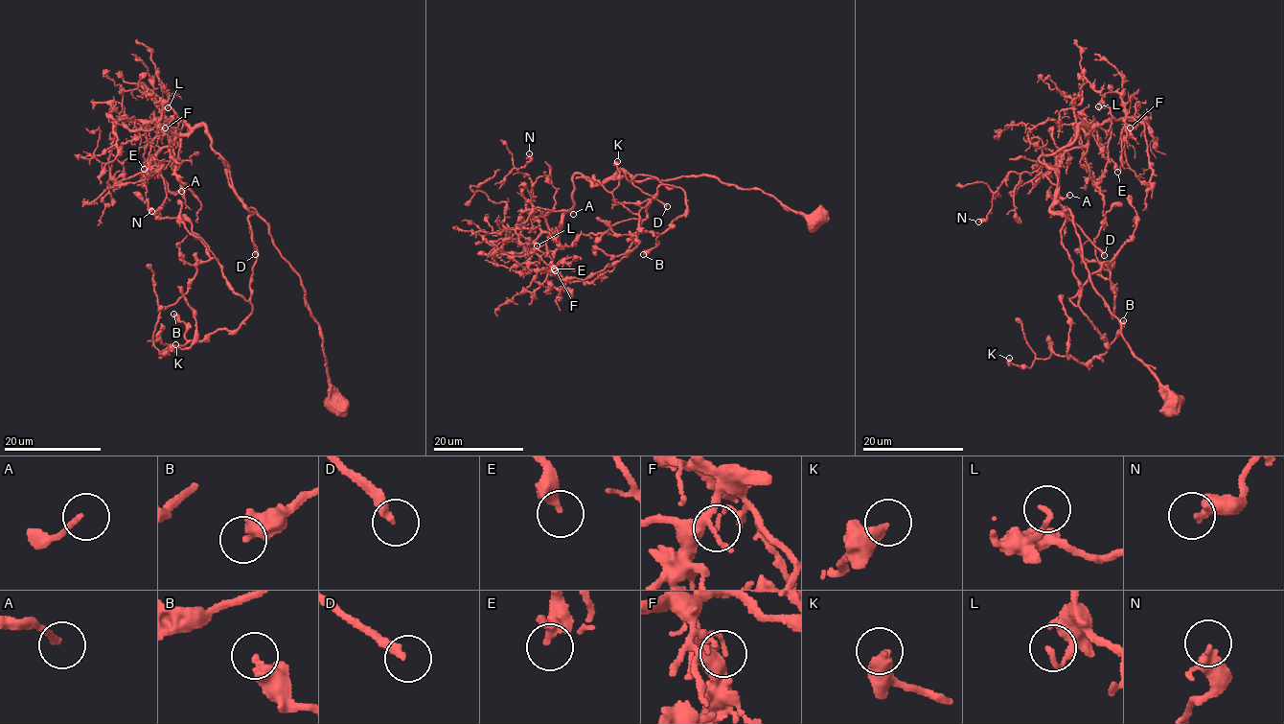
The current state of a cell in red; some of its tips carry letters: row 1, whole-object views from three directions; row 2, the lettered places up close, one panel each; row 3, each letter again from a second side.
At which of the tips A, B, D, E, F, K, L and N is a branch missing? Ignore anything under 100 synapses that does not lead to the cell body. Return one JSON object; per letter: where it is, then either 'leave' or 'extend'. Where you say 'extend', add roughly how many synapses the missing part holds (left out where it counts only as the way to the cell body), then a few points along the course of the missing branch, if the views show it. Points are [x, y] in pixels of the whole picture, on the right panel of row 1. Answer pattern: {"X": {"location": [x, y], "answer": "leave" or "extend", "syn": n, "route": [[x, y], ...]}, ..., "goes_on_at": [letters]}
{"A": {"location": [1069, 195], "answer": "leave"}, "B": {"location": [1123, 320], "answer": "leave"}, "D": {"location": [1104, 255], "answer": "extend", "syn": 120, "route": [[1104, 255], [1117, 293], [1152, 315], [1155, 308], [1146, 302], [1138, 335], [1144, 349], [1161, 364], [1157, 347]]}, "E": {"location": [1117, 172], "answer": "leave"}, "F": {"location": [1130, 128], "answer": "leave"}, "K": {"location": [1009, 358], "answer": "leave"}, "L": {"location": [1098, 106], "answer": "leave"}, "N": {"location": [978, 221], "answer": "leave"}, "goes_on_at": ["D"]}

